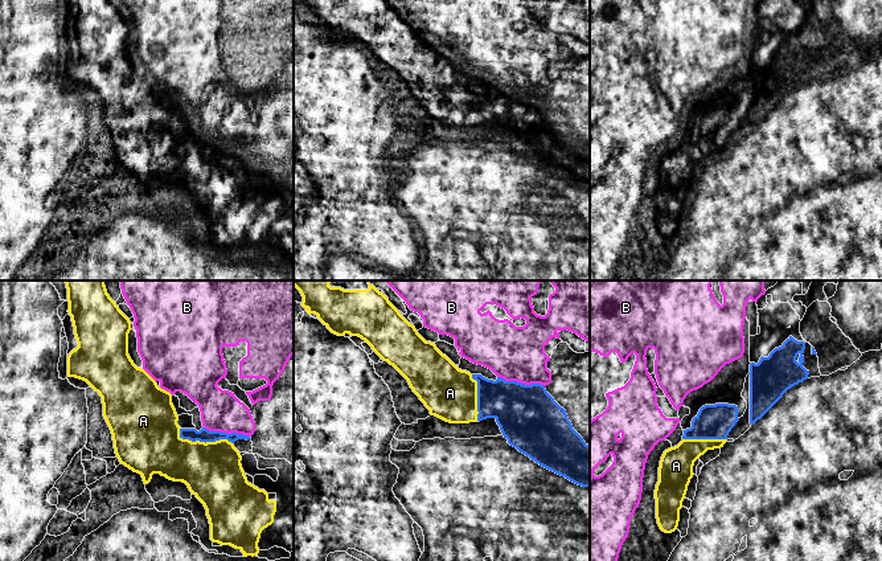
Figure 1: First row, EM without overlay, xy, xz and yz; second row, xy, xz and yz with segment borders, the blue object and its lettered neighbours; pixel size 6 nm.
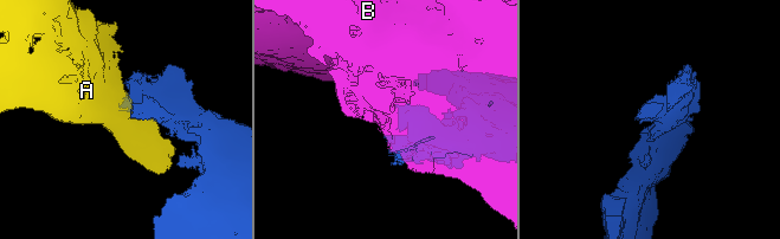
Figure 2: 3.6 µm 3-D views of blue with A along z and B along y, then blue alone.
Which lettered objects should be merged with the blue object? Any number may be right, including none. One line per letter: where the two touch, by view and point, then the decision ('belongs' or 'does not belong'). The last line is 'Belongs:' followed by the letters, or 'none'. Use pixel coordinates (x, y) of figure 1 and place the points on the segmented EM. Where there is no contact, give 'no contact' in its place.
A: contact xy (202, 441); belongs
B: contact xz (520, 383); does not belong
Belongs: A

